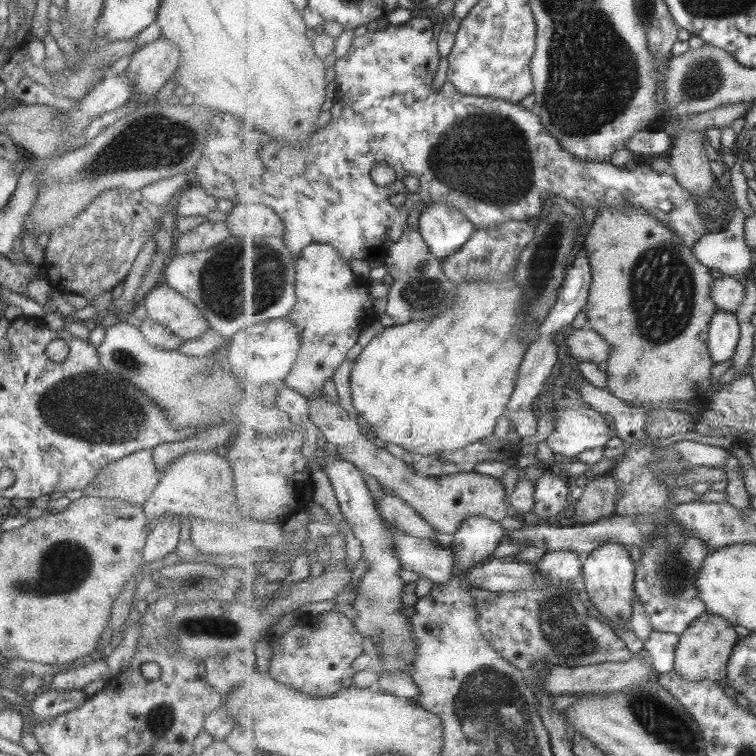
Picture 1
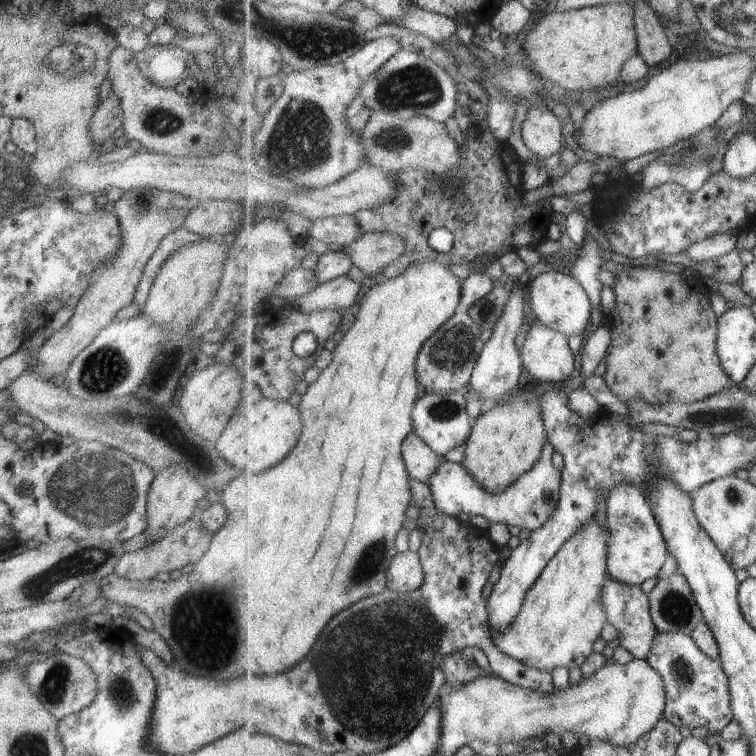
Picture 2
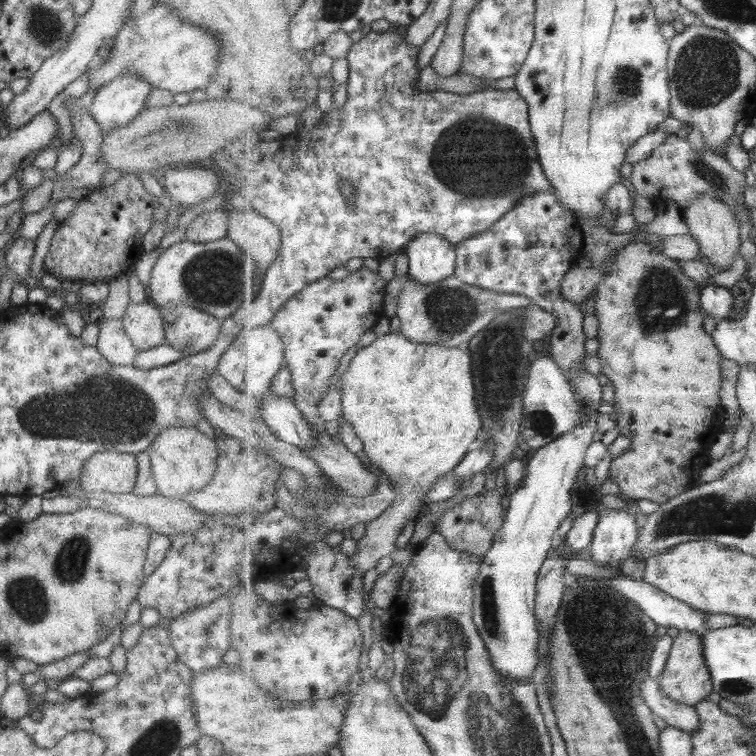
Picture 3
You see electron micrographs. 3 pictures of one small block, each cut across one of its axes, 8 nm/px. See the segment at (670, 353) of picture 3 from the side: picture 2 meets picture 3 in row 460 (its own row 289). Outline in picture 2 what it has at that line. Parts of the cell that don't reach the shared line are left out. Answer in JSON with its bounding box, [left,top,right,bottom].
[603,267,739,405]

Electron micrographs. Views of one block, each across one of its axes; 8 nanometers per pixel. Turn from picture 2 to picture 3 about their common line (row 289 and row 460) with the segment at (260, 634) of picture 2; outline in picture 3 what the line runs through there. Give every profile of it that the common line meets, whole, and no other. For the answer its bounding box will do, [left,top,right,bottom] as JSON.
[342,333,483,572]

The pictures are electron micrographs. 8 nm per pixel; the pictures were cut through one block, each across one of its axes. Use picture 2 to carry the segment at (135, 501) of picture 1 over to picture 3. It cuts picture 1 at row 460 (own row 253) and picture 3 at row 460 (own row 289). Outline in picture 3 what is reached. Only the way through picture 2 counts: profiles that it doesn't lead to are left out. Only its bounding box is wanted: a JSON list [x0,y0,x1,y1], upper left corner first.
[80,452,137,493]

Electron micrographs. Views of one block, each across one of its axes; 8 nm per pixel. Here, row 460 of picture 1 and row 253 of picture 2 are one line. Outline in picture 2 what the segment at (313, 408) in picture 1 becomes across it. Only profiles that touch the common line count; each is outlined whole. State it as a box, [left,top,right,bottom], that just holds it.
[344,232,406,275]

